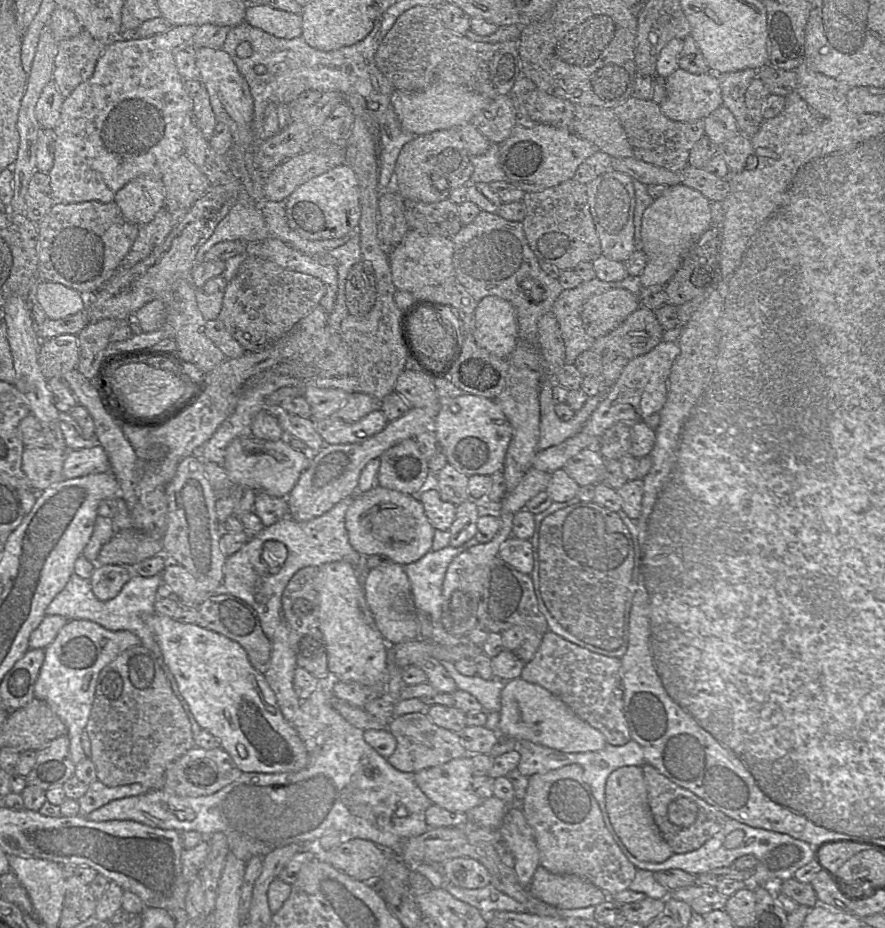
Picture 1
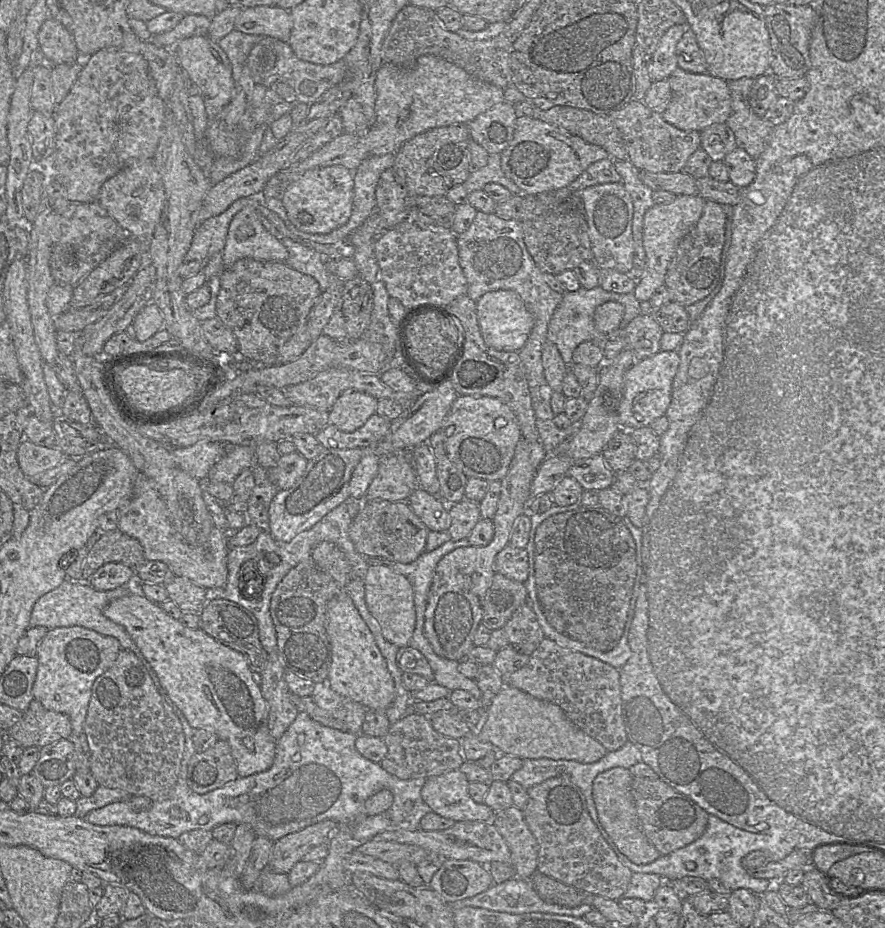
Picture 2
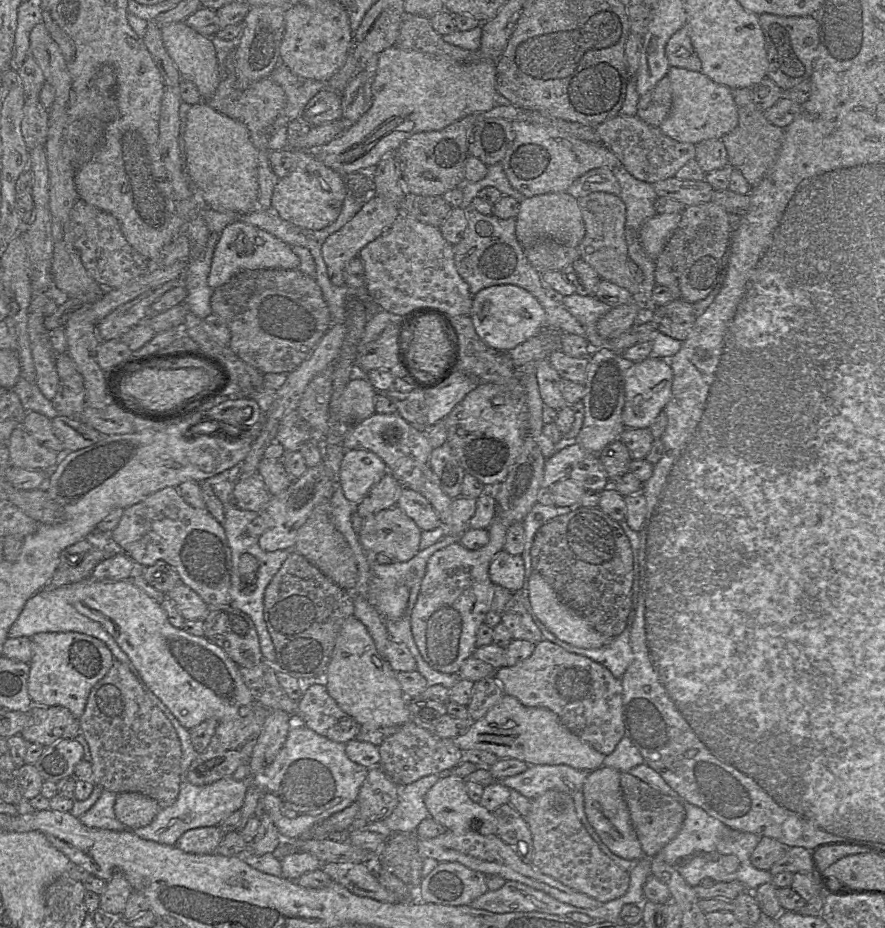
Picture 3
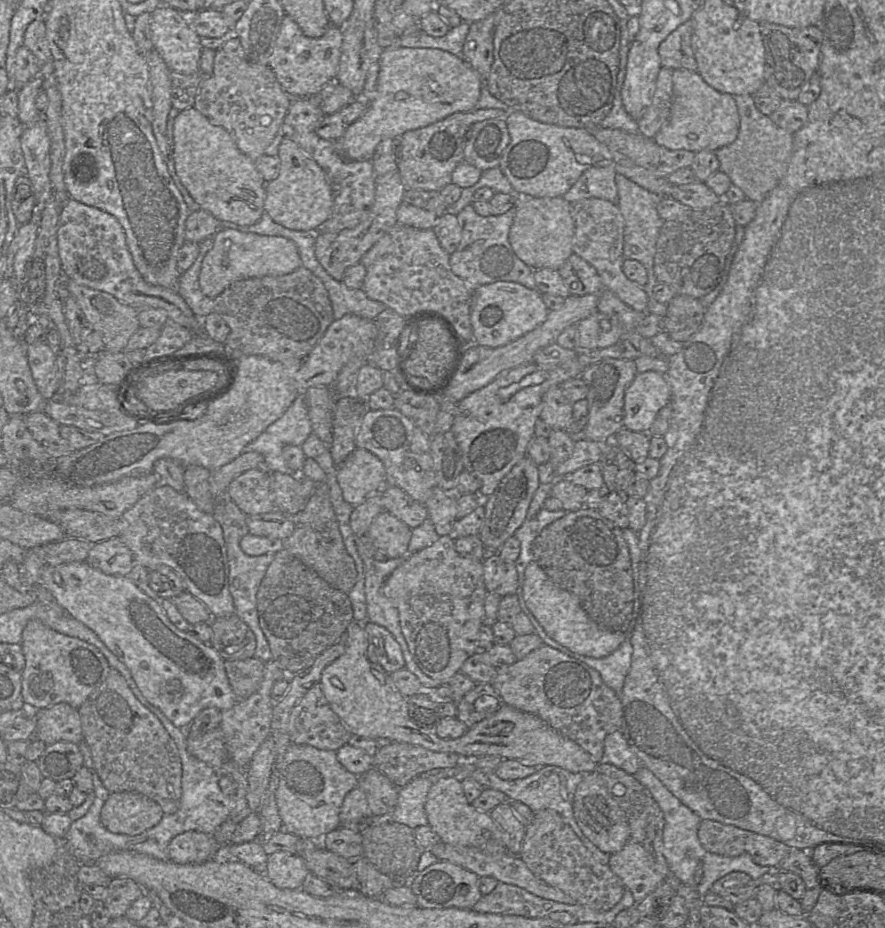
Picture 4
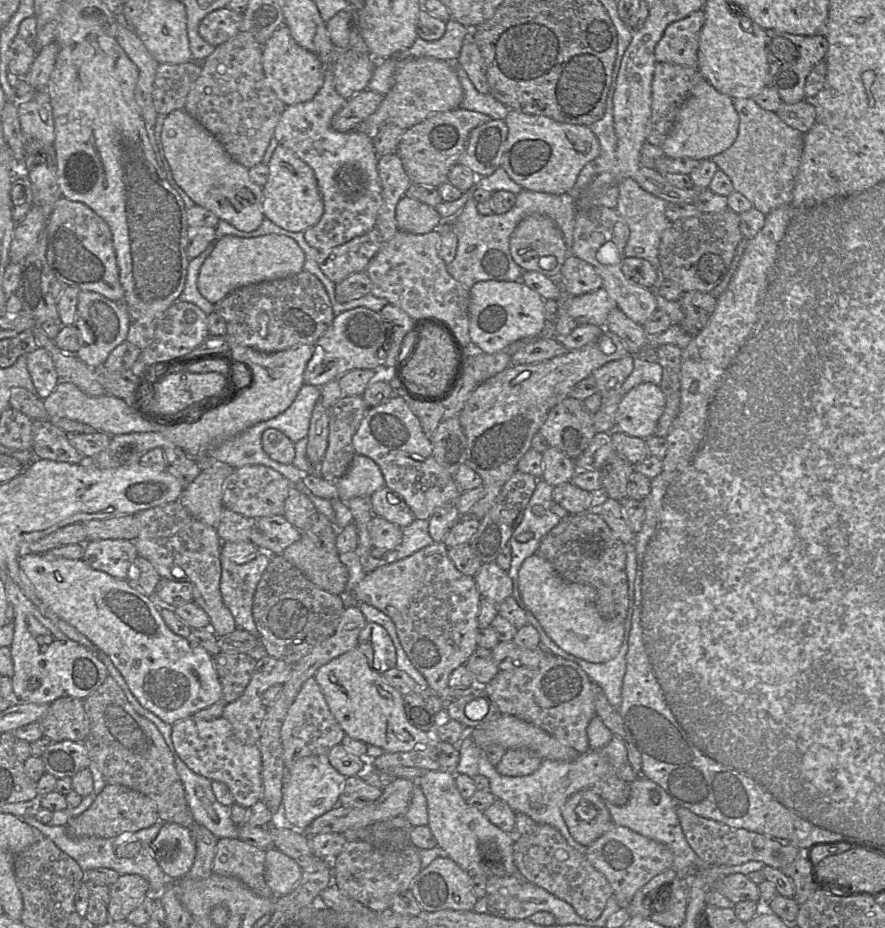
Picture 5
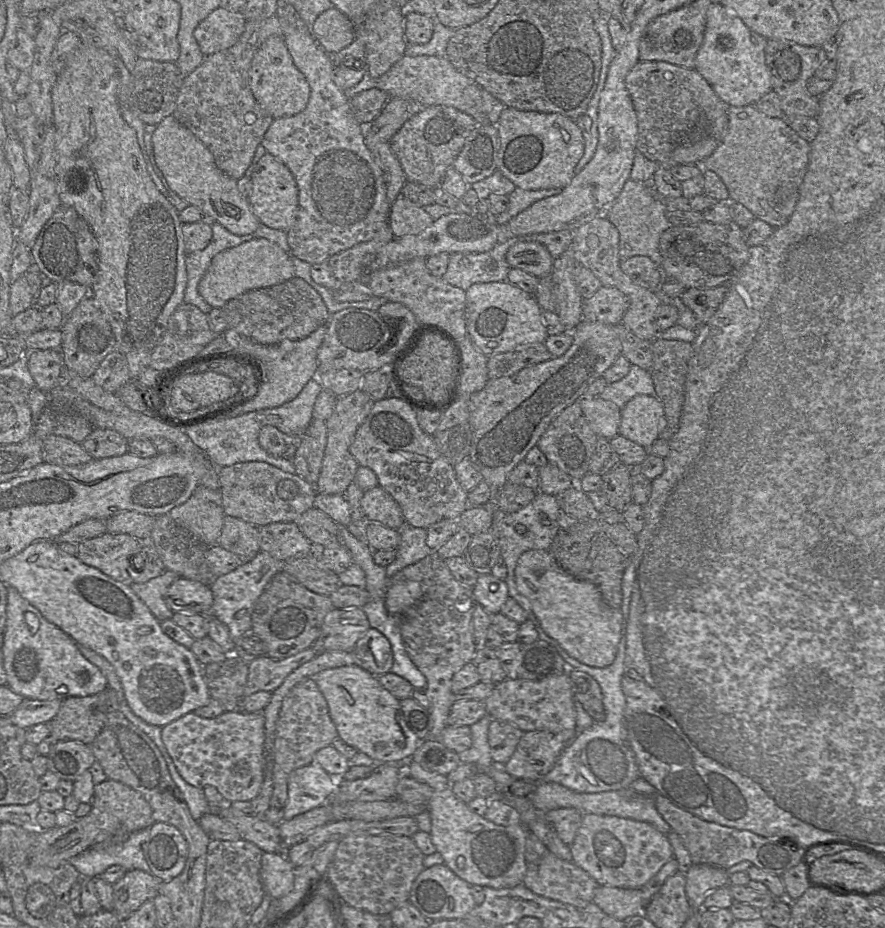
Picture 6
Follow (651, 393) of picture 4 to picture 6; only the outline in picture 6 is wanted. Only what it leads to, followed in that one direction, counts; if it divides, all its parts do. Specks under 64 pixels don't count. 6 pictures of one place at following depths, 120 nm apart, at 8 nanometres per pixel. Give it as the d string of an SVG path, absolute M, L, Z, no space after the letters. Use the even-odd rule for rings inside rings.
M637 395L621 409L618 432L648 449L659 438L664 424L664 408L656 396Z

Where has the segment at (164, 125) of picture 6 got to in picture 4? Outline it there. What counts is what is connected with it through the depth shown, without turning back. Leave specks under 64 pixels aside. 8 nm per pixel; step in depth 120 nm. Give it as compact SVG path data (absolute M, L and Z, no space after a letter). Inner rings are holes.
M193 107L182 110L174 121L171 151L177 176L202 210L220 221L239 225L252 225L260 219L266 182L254 161L238 149L226 129L213 124Z

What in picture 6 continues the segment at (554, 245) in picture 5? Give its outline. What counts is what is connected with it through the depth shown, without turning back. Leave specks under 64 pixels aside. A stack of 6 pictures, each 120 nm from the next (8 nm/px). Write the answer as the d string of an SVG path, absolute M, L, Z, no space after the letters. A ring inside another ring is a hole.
M519 241L508 249L506 261L511 268L521 269L538 278L550 277L554 258L539 242Z

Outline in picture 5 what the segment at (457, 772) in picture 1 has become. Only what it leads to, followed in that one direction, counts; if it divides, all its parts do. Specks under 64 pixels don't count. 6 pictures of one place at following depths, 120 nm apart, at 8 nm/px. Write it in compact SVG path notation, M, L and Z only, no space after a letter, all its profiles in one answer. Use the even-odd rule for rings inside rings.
M428 771L424 776L412 781L417 783L423 791L428 808L427 826L434 836L437 846L445 852L447 857L452 859L471 877L484 876L489 879L492 877L510 877L517 875L517 868L514 862L514 843L516 836L507 834L493 825L483 812L470 806L462 798L455 783L455 774Z

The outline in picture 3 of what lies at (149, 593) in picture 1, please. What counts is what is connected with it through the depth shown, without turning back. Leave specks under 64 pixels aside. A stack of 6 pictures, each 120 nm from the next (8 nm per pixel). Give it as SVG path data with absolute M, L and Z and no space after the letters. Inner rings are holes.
M65 586L53 591L41 590L25 603L21 613L8 631L8 638L29 637L42 632L78 632L101 640L112 652L115 660L127 665L138 678L138 672L127 654L120 648L115 639L97 622L80 614L65 598Z

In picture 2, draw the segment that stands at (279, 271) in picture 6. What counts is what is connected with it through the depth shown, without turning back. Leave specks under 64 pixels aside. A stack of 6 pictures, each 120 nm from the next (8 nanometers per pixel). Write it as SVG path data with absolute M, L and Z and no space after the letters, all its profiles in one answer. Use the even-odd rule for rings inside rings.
M257 199L238 212L230 222L221 257L225 269L237 260L251 258L259 261L285 262L288 251L282 242L270 234L259 220Z

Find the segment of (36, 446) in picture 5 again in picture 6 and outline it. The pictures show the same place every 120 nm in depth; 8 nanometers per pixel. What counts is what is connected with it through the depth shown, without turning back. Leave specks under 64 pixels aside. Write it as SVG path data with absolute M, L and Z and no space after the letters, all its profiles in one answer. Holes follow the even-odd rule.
M49 435L42 443L43 462L58 466L79 466L93 458L77 443L69 438Z

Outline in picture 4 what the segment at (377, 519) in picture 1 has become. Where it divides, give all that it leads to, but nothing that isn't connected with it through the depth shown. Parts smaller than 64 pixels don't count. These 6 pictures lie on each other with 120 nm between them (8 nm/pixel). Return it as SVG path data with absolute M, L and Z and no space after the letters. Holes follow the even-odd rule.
M388 511L379 513L369 526L365 537L388 558L406 554L412 529Z

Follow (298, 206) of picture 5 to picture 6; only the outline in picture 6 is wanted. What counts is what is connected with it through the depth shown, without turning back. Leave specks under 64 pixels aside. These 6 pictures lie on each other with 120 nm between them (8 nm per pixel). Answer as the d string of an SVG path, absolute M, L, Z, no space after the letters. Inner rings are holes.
M267 153L257 162L250 174L252 190L248 201L254 215L261 224L272 228L287 231L297 220L298 188L289 169L277 158Z

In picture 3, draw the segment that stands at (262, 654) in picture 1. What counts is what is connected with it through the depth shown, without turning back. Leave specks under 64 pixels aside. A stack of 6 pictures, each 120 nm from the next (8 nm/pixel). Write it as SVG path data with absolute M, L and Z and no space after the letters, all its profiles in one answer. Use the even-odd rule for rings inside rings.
M231 604L209 606L203 618L205 637L222 648L226 654L239 666L251 668L263 661L259 636L251 617Z

